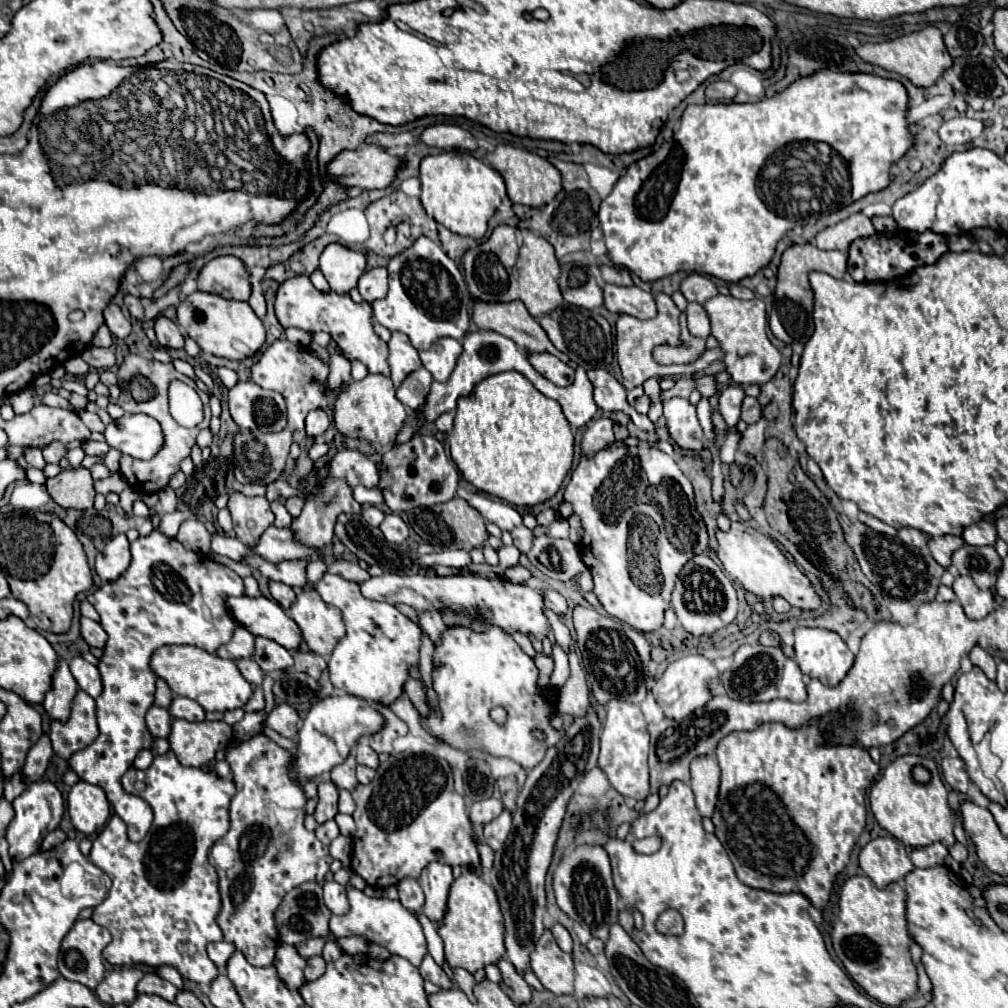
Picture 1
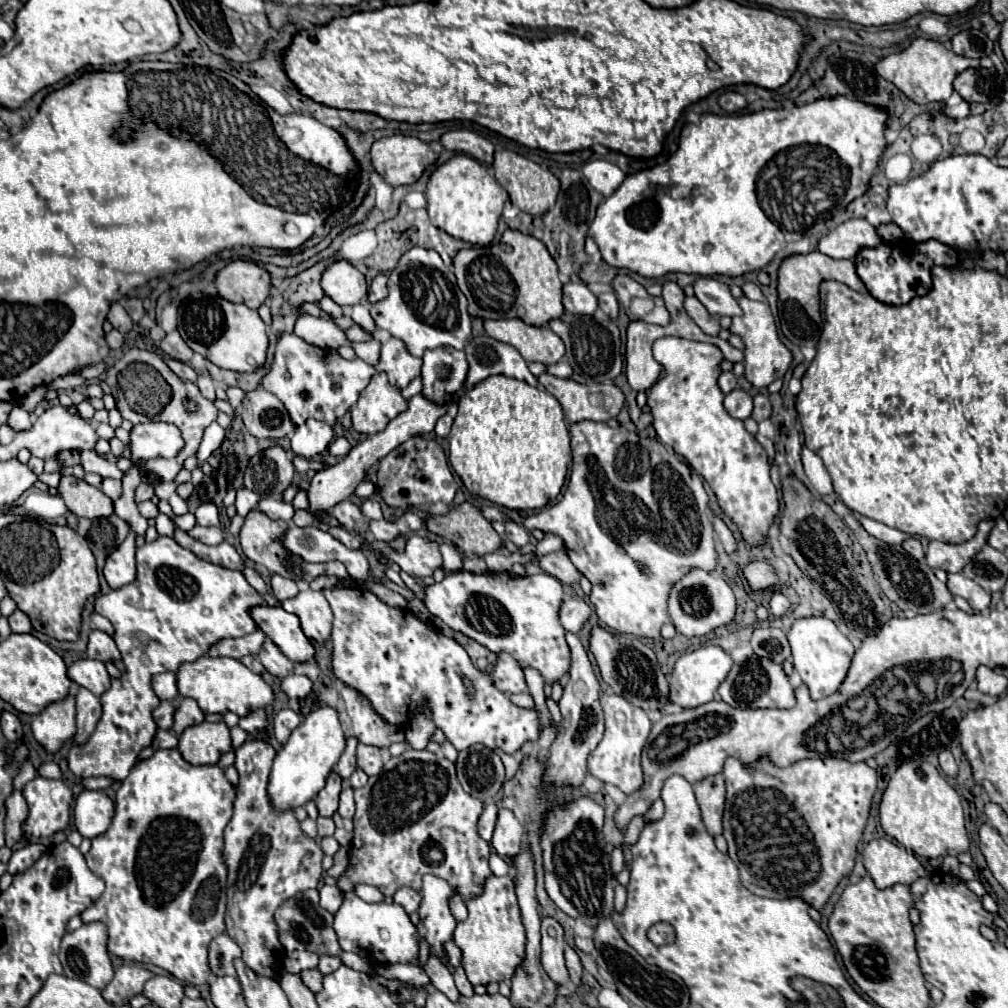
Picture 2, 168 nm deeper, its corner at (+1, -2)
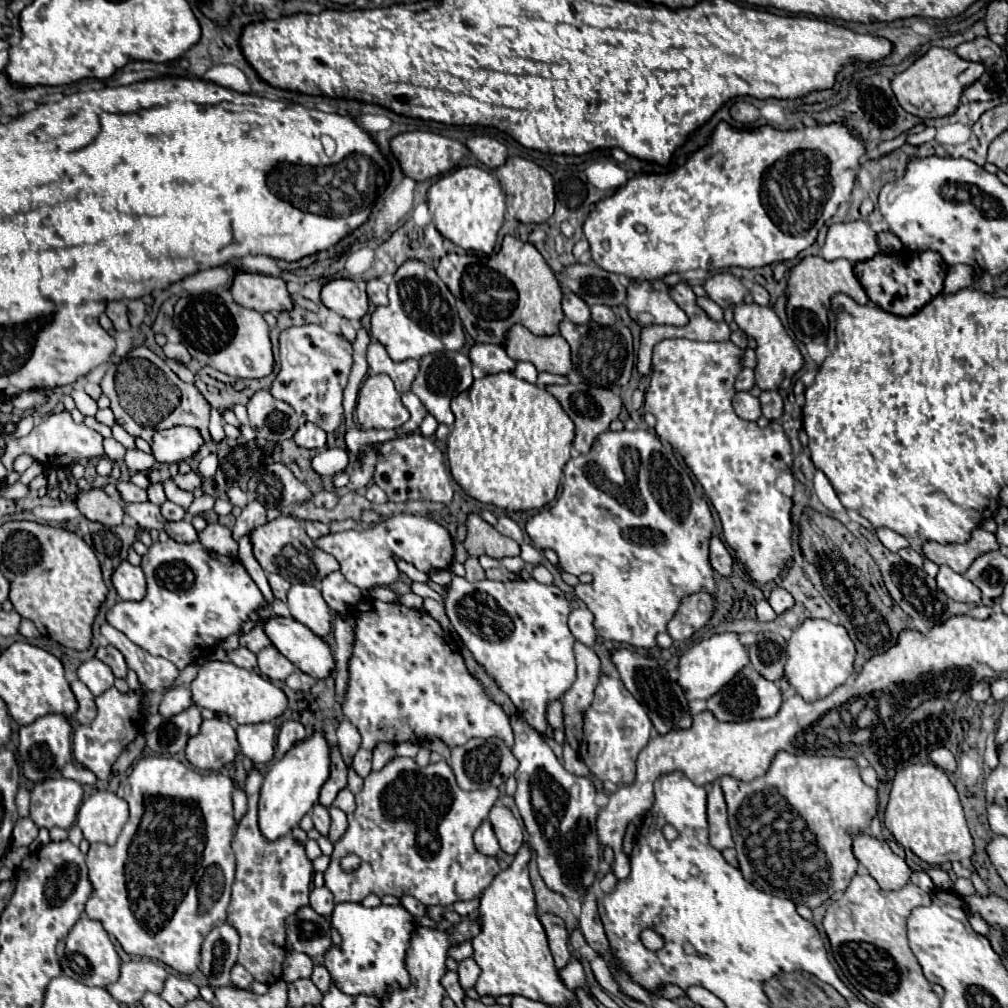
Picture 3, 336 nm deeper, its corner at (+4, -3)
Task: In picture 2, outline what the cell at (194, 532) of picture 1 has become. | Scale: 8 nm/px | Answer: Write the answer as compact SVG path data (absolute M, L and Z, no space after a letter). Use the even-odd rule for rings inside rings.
M195 524L195 528L189 530L187 534L191 538L203 542L203 544L221 544L223 542L223 530L221 528L207 528L207 526Z

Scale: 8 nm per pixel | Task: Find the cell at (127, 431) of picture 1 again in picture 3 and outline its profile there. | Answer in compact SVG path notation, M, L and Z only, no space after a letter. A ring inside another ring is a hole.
M172 427L156 431L152 439L152 453L158 463L180 463L204 447L202 435L194 427Z

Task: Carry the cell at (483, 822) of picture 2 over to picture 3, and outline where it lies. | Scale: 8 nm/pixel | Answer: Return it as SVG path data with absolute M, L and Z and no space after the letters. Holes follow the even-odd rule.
M484 821L476 833L474 833L474 843L476 843L476 849L484 855L490 855L490 857L498 857L500 853L500 843L492 831L492 825L490 821Z

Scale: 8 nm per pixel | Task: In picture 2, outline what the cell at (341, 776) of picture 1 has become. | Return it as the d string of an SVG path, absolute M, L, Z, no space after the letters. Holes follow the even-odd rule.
M347 736L347 746L345 746L345 752L343 752L343 756L339 758L339 762L337 762L337 766L335 766L335 772L337 774L341 774L341 778L343 778L343 782L345 782L345 786L347 786L347 780L351 778L351 774L355 772L355 768L357 768L357 764L355 764L355 746L357 746L357 738L353 738L353 736Z

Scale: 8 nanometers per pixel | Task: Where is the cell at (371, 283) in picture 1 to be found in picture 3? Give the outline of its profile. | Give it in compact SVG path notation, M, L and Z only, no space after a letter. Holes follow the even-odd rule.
M372 279L372 281L368 281L368 283L366 283L368 299L370 299L376 307L380 307L380 305L386 305L386 303L388 303L386 289L388 289L388 285L386 285L384 281L380 281L380 279Z

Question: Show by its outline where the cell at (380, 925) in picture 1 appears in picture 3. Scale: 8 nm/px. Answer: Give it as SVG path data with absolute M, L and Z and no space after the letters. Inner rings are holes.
M338 903L332 913L332 925L342 935L340 947L330 947L324 955L324 965L338 983L338 989L346 995L374 995L376 999L390 997L392 987L410 987L410 975L406 971L406 951L410 947L416 919L402 907L378 905L372 909L360 903Z

